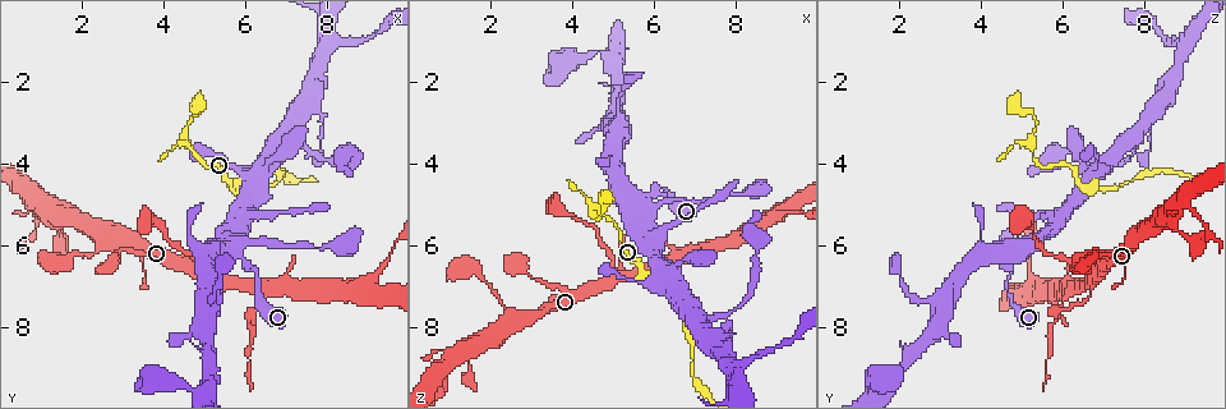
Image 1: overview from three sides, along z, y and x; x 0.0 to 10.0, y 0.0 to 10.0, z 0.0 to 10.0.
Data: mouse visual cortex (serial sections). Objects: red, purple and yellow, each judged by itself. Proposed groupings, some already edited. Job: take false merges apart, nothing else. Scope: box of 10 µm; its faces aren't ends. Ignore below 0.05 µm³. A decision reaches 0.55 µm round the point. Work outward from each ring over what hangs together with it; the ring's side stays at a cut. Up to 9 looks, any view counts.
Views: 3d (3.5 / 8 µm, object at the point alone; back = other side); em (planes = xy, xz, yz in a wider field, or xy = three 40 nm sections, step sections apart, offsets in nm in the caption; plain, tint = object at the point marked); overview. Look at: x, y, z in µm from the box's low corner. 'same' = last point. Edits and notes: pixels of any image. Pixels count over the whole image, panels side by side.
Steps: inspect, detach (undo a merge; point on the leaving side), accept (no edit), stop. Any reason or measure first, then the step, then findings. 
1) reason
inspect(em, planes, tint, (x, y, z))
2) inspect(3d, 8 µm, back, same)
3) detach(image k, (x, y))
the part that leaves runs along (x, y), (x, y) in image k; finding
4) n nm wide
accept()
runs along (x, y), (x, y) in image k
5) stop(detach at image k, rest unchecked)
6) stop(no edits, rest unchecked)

inspect(3d, 8 µm, (5.65, 6.00, 4.95))

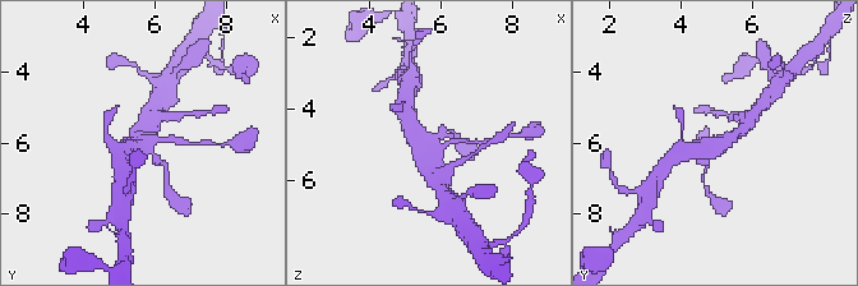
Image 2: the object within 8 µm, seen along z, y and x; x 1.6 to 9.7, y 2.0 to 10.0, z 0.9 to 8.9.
4 arms; arms of 150, 200, 350, 500 nm; shape alone is not enough
inspect(em, xy, step 2, tint, same)

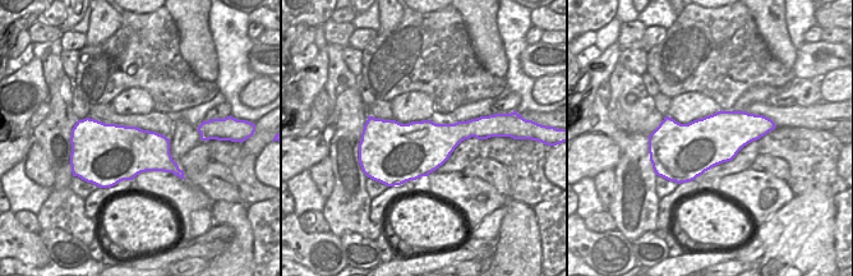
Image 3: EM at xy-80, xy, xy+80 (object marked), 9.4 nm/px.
accept()
runs along (706, 171), (707, 153), (745, 127) in image 2; one cell here

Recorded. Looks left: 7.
arms part here
inspect(3d, 8 µm, (5.05, 6.65, 6.80))

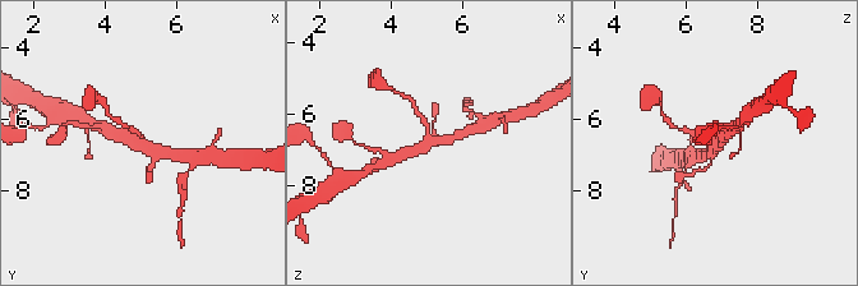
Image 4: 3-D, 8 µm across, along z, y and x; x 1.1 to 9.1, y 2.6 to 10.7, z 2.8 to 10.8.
zoom in
inspect(3d, 3.5 µm, same)

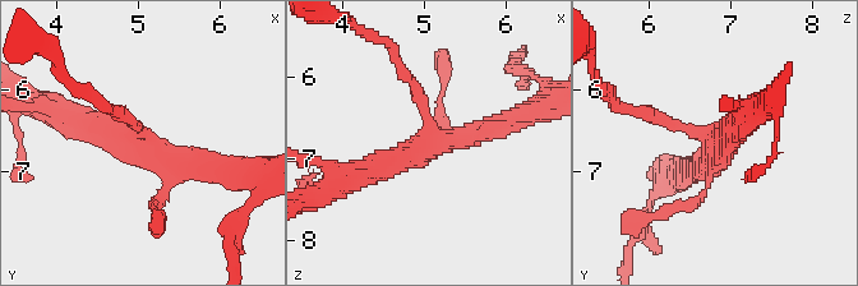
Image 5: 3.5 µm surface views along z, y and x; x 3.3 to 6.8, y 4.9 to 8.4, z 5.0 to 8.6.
inspect(em, xy, step 3, tint, (5.10, 6.65, 6.80))

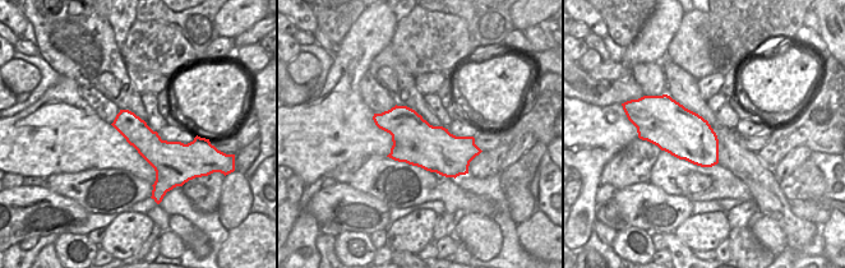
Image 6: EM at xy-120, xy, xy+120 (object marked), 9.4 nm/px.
accept()
runs along (359, 174), (504, 121) in image 5; continuous, no second cell

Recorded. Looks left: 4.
inspect(3d, 8 µm, (4.60, 3.05, 5.35))

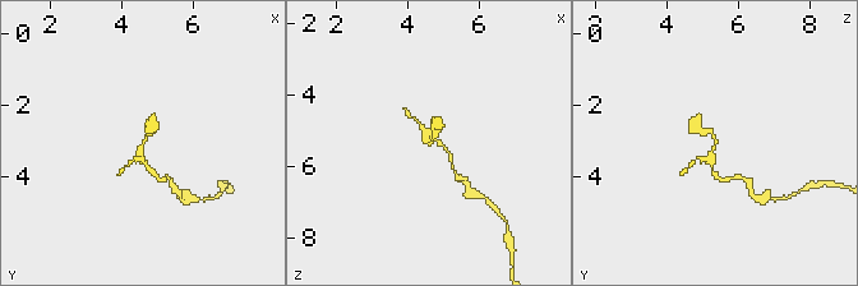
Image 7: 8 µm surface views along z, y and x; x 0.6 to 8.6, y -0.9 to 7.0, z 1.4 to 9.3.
closer look
inspect(3d, 3.5 µm, same)

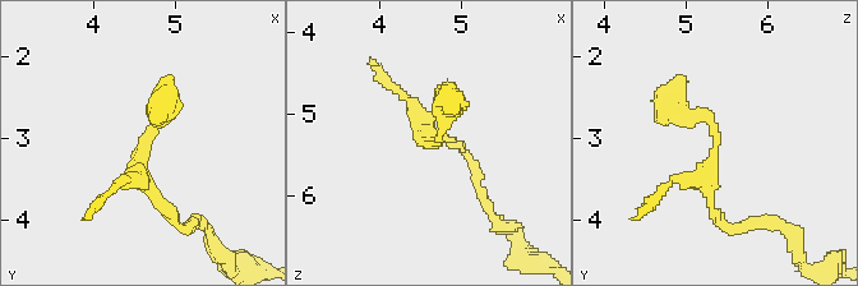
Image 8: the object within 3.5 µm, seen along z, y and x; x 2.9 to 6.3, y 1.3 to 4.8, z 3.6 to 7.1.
arms of 150, 300 nm
accept()
runs along (169, 213), (137, 178), (165, 87) in image 8; one cell here

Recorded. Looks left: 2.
narrows sharply
inspect(3d, 3.5 µm, back, (8.05, 3.90, 7.55))

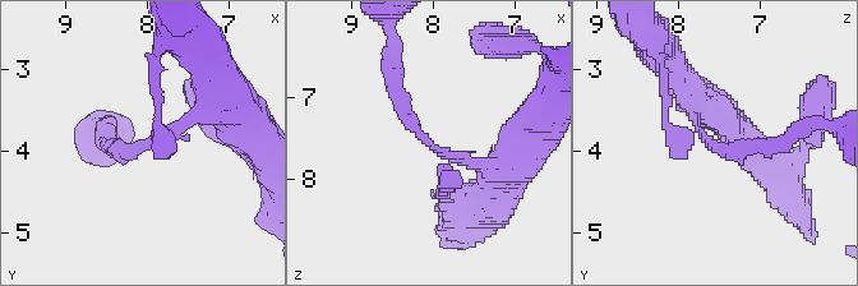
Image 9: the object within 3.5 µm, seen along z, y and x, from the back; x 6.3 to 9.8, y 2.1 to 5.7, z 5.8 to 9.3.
inspect(em, xy, step 1, tint, (7.95, 3.95, 7.55))

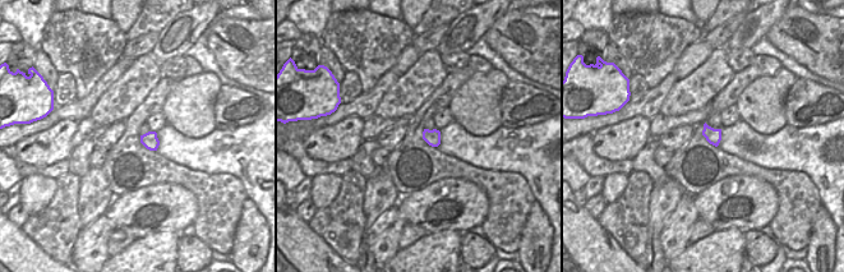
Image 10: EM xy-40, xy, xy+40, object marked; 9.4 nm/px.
accept()
runs along (512, 161), (441, 152), (410, 125), (393, 77) in image 9; continuous, no second cell

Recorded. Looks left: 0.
stop(no edits, rest unchecked)

